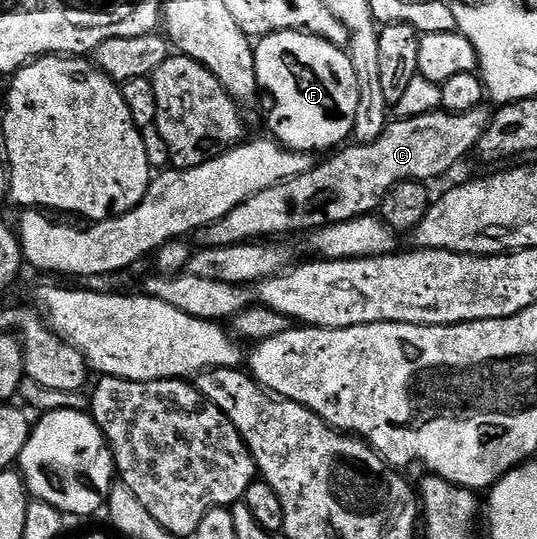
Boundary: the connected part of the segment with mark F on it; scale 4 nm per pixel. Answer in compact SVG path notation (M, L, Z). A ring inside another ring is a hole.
M292 29L260 38L253 54L258 86L264 92L266 89L273 100L273 110L269 113L269 129L274 134L270 134L280 144L287 149L294 149L297 153L318 155L324 149L336 150L352 138L355 113L359 106L359 85L356 83L352 61L342 46L333 45L315 33L298 33Z

